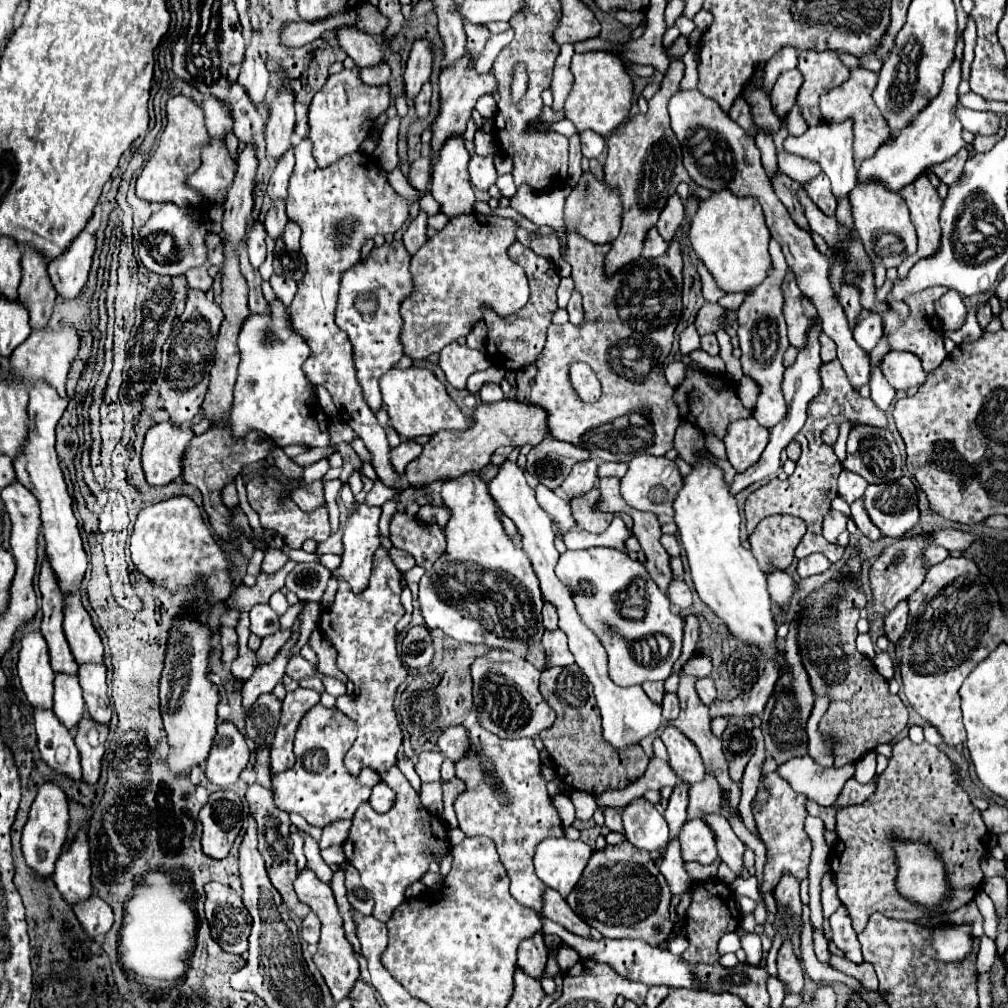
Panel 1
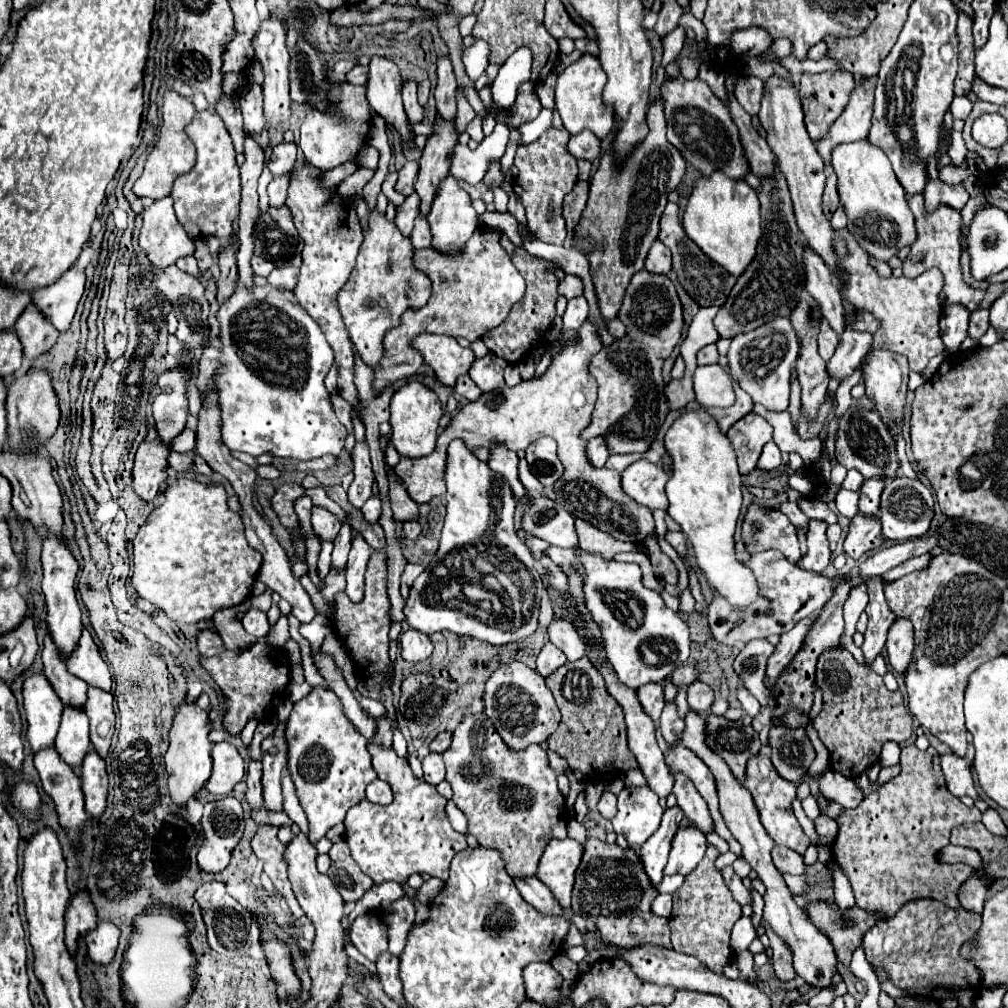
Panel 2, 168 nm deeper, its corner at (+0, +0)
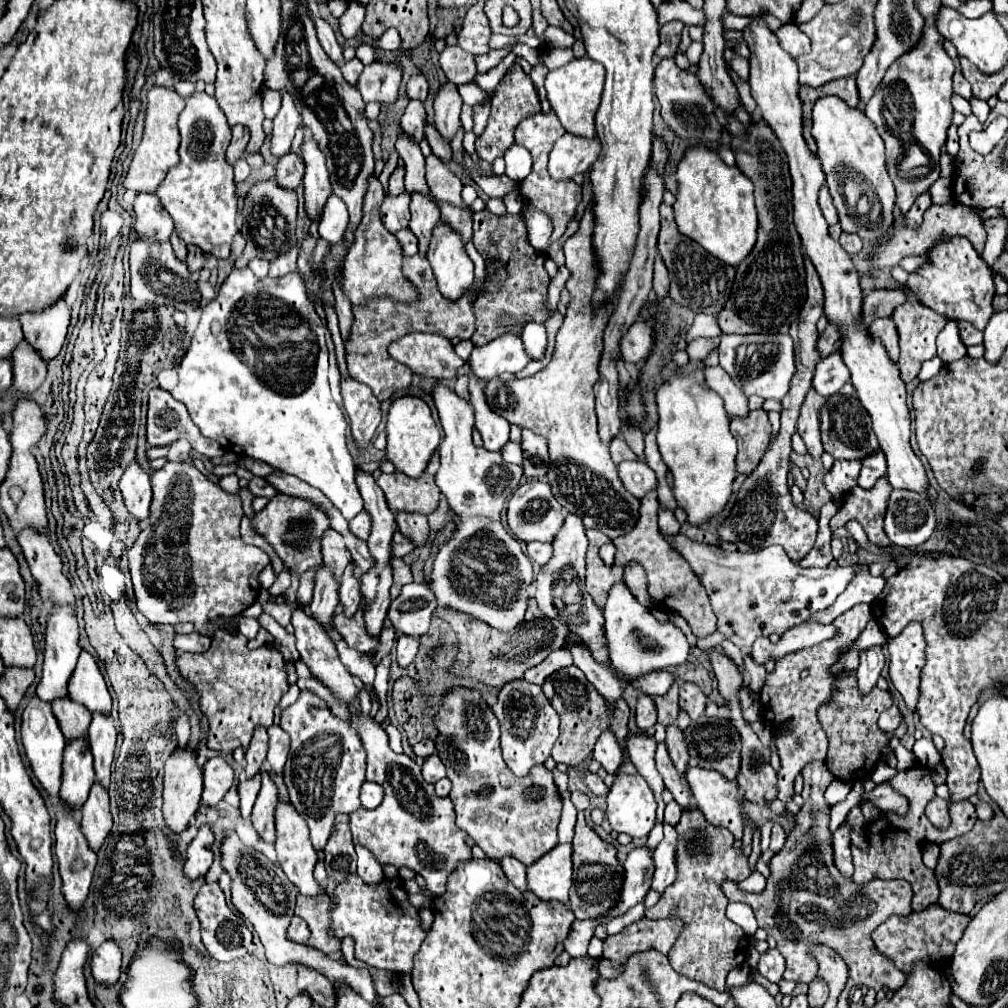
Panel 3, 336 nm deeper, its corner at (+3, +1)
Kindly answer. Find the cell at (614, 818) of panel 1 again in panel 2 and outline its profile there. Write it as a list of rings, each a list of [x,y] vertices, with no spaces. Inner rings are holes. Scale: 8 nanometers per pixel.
[[[603,791],[599,803],[597,803],[597,809],[599,813],[605,817],[605,819],[613,819],[613,813],[617,811],[617,797],[611,793],[611,791]]]

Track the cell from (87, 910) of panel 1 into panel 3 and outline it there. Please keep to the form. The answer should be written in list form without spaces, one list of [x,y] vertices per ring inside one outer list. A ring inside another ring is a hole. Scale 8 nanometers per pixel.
[[[104,940],[100,948],[92,954],[92,974],[102,984],[114,984],[120,976],[120,964],[122,964],[122,952],[114,940]]]

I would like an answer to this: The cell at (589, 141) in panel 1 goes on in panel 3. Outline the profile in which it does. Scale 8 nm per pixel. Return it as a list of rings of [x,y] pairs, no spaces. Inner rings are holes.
[[[564,134],[562,138],[556,140],[550,152],[548,172],[556,180],[572,178],[578,172],[586,172],[596,162],[600,150],[602,144],[596,138]]]

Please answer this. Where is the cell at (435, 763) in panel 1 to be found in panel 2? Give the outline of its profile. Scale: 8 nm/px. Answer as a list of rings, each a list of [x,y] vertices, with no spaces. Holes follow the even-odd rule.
[[[429,753],[423,759],[423,771],[425,771],[425,781],[431,785],[439,785],[445,779],[445,763],[439,753]]]

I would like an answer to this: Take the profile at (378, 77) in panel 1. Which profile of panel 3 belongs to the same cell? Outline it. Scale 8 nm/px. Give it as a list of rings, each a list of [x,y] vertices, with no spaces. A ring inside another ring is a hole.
[[[354,58],[354,60],[348,60],[348,62],[344,62],[344,66],[342,66],[342,74],[344,74],[344,78],[350,82],[350,84],[356,84],[356,80],[360,78],[360,74],[362,74],[362,62],[358,60],[358,58]]]

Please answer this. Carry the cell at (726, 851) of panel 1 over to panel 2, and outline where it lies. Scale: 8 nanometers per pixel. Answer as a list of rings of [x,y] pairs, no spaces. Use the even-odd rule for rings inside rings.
[[[673,773],[675,785],[673,785],[673,795],[677,797],[677,805],[681,811],[703,831],[711,833],[713,831],[713,819],[709,815],[709,807],[701,793],[695,789],[695,785],[681,773]]]

